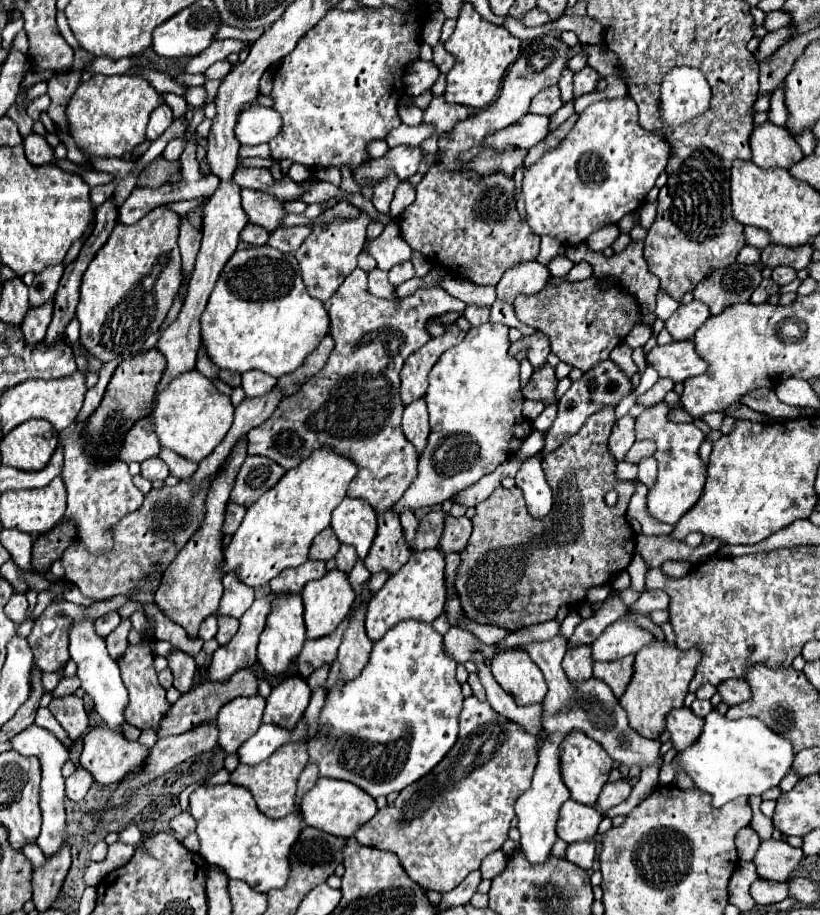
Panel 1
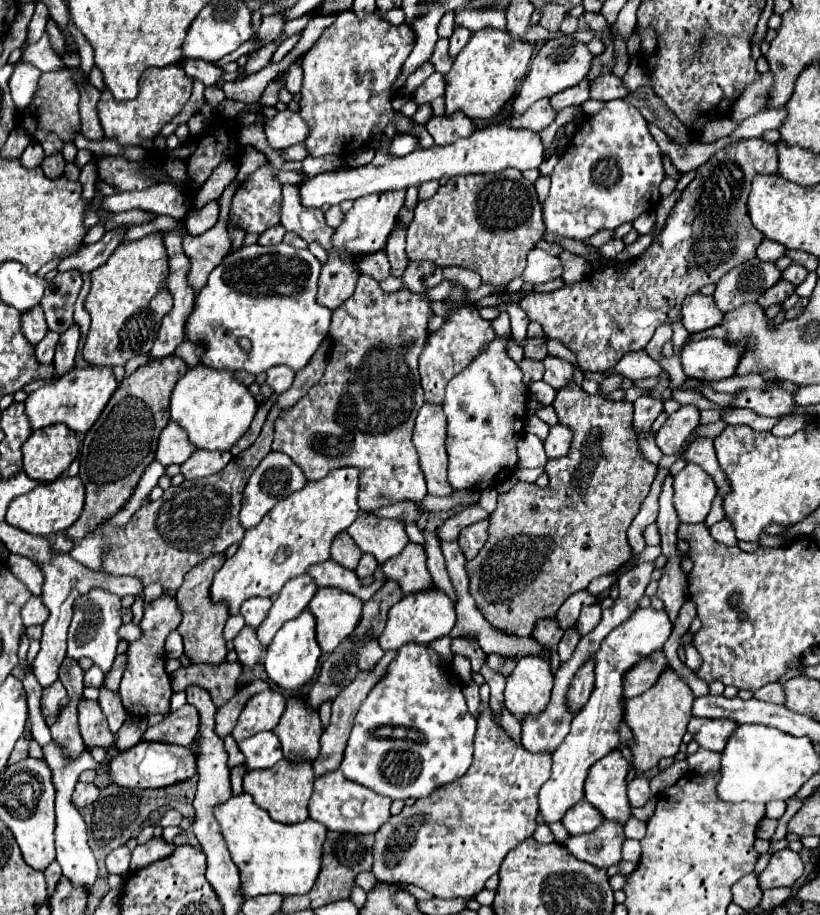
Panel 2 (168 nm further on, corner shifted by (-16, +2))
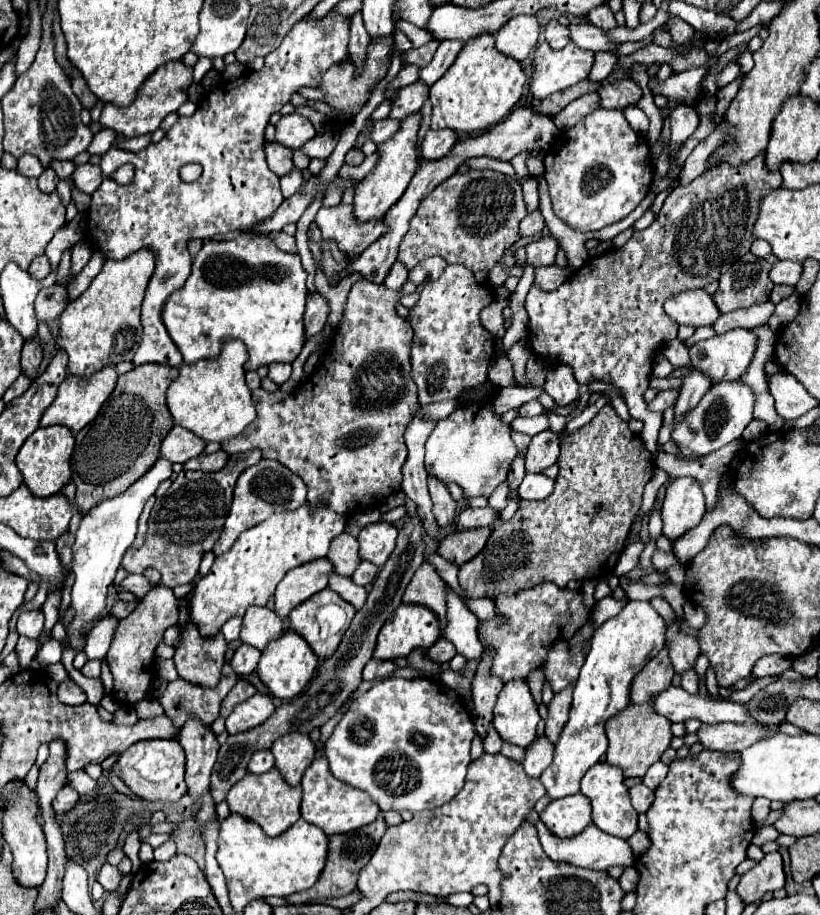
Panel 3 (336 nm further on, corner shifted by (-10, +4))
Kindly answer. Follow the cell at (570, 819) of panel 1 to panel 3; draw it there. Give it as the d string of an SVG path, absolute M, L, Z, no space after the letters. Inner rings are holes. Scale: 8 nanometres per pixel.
M572 794L560 800L552 800L540 812L540 822L554 836L570 838L580 834L588 824L592 824L590 812L590 800L584 794Z

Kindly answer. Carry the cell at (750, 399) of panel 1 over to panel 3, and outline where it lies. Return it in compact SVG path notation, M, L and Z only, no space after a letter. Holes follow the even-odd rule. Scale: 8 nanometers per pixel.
M652 378L649 387L658 391L666 389L679 389L681 386L680 378Z

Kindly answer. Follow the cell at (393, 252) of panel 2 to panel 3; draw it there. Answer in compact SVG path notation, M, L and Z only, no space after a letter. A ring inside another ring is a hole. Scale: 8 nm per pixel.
M394 262L394 266L392 266L388 278L384 280L384 284L386 284L386 288L390 288L390 290L400 290L406 280L408 280L408 270L406 270L400 262Z

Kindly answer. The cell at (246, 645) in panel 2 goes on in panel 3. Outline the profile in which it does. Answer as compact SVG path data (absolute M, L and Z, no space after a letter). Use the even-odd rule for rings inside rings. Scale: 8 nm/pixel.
M242 644L242 646L234 652L234 656L232 656L232 660L230 660L230 666L234 666L234 672L236 672L238 676L248 676L248 674L252 674L252 672L256 670L258 660L260 660L260 652L254 650L254 648L248 646L248 644Z

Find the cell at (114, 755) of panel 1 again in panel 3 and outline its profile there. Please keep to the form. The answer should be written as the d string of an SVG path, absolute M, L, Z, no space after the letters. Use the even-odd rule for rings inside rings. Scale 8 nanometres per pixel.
M142 740L130 746L118 758L120 778L126 786L144 800L178 802L186 794L184 784L184 750L174 740Z

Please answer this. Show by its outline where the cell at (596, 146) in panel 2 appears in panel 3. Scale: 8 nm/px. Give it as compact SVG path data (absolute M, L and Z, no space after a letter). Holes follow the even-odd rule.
M596 108L582 120L580 126L572 130L570 128L562 130L550 144L550 150L544 156L544 166L554 214L568 226L582 232L594 232L608 224L620 222L640 204L640 200L650 192L652 186L652 164L650 164L648 142L628 126L620 110Z

